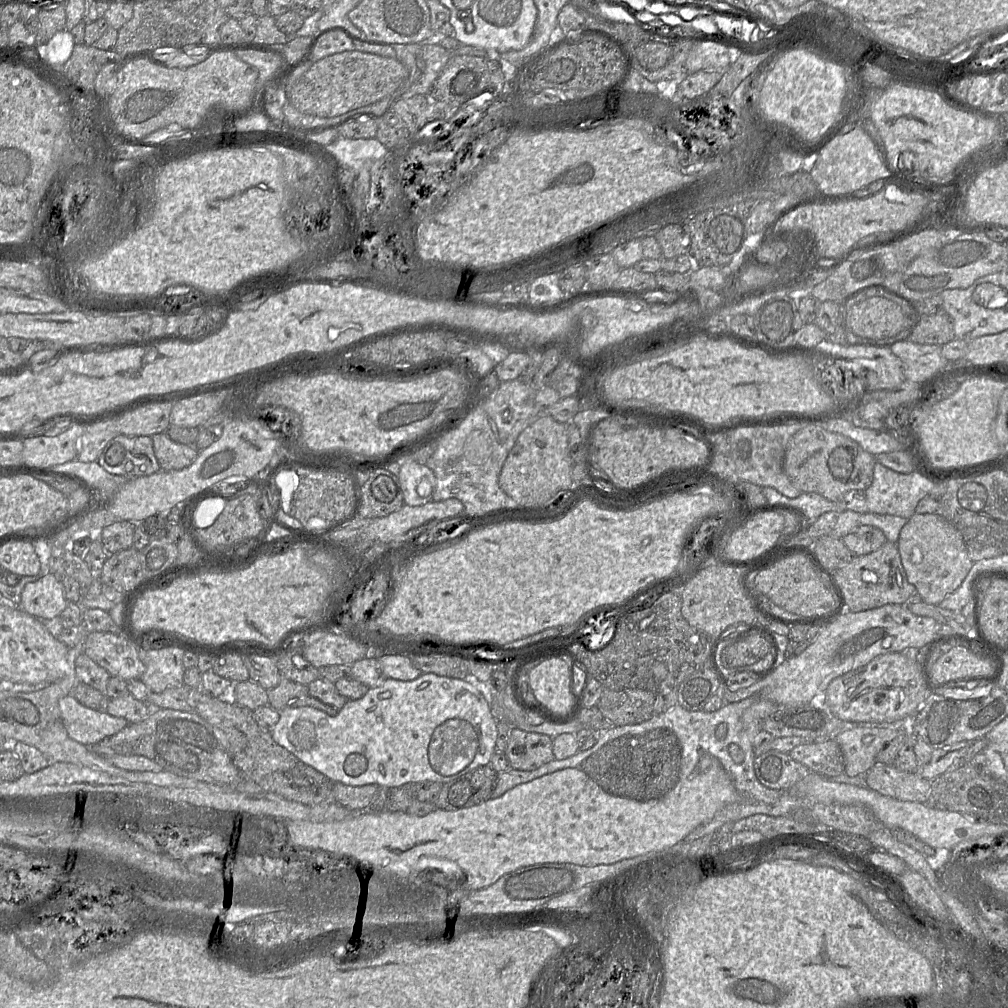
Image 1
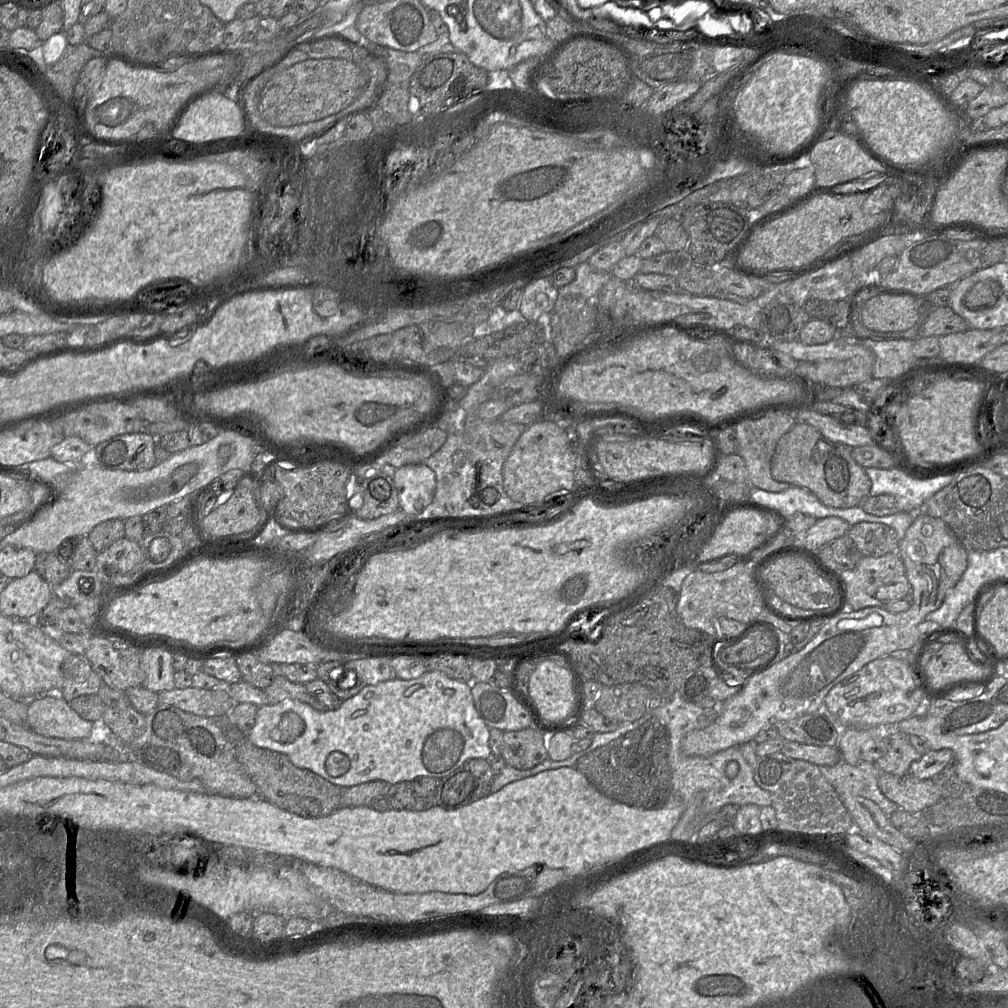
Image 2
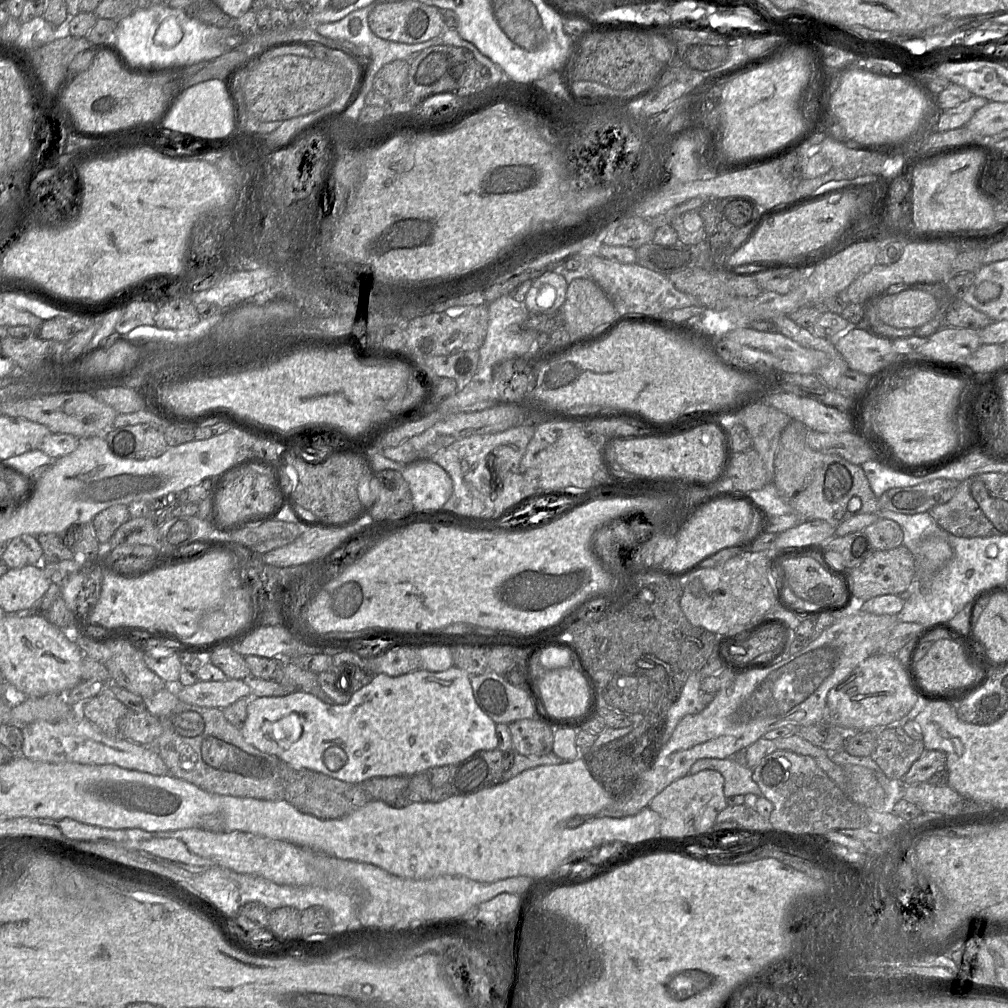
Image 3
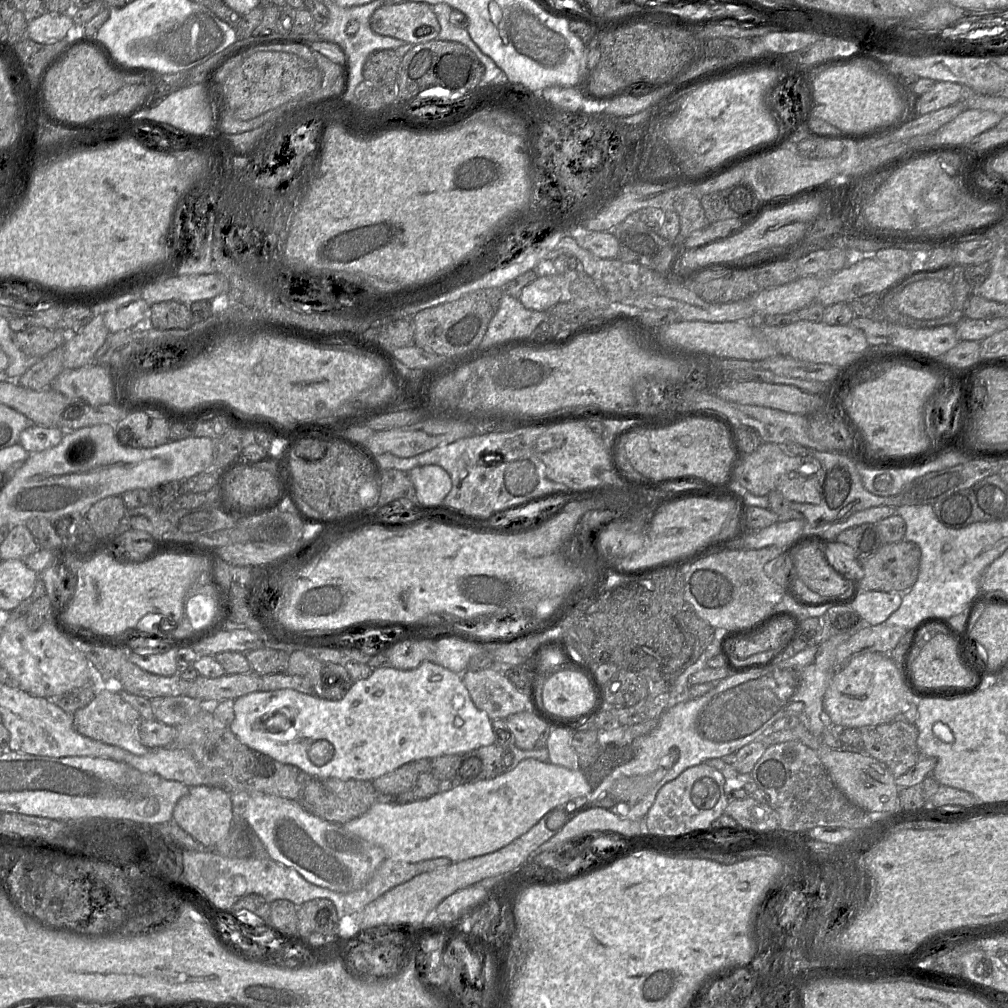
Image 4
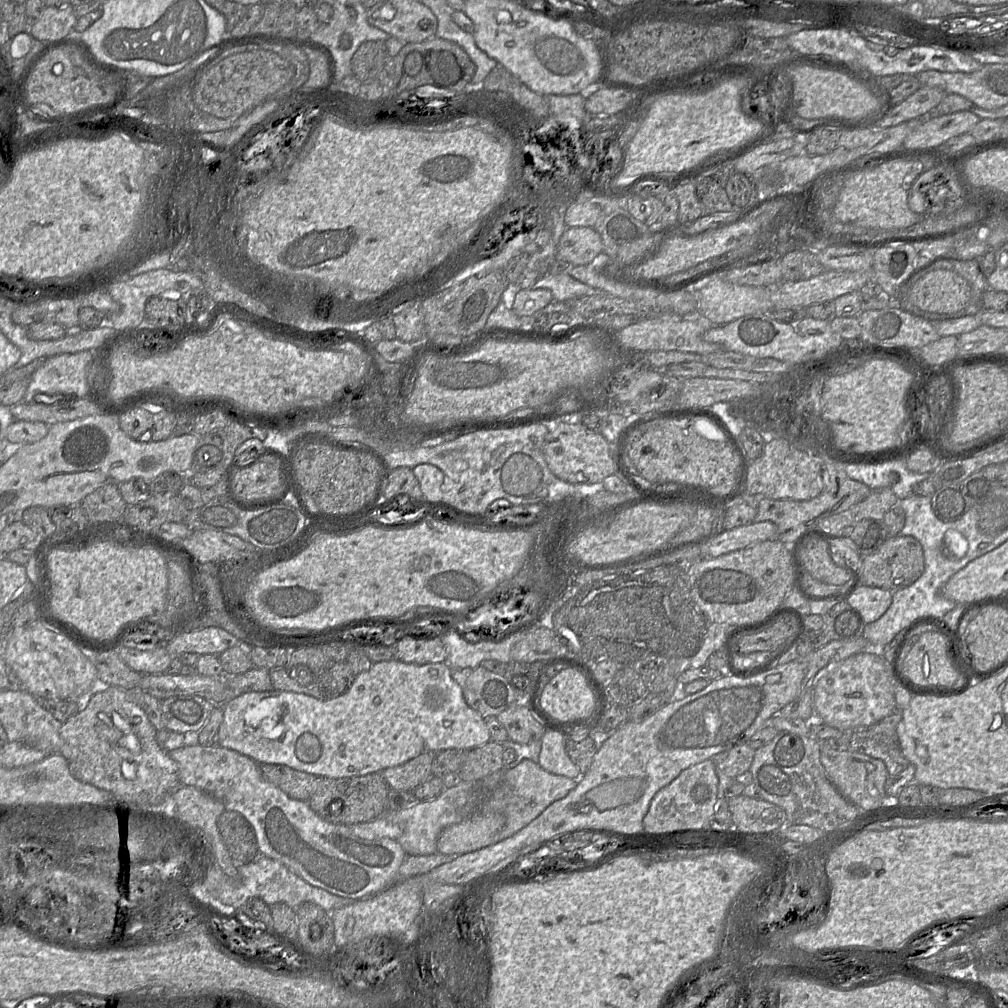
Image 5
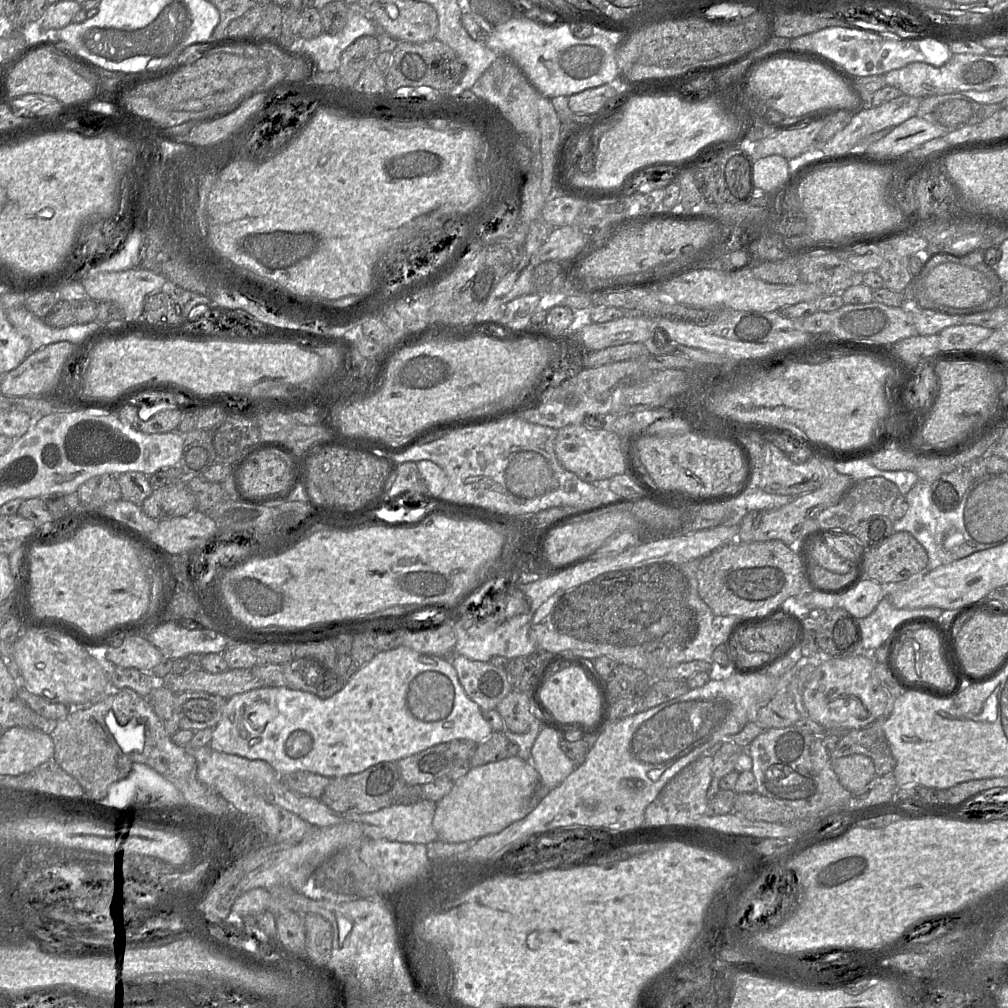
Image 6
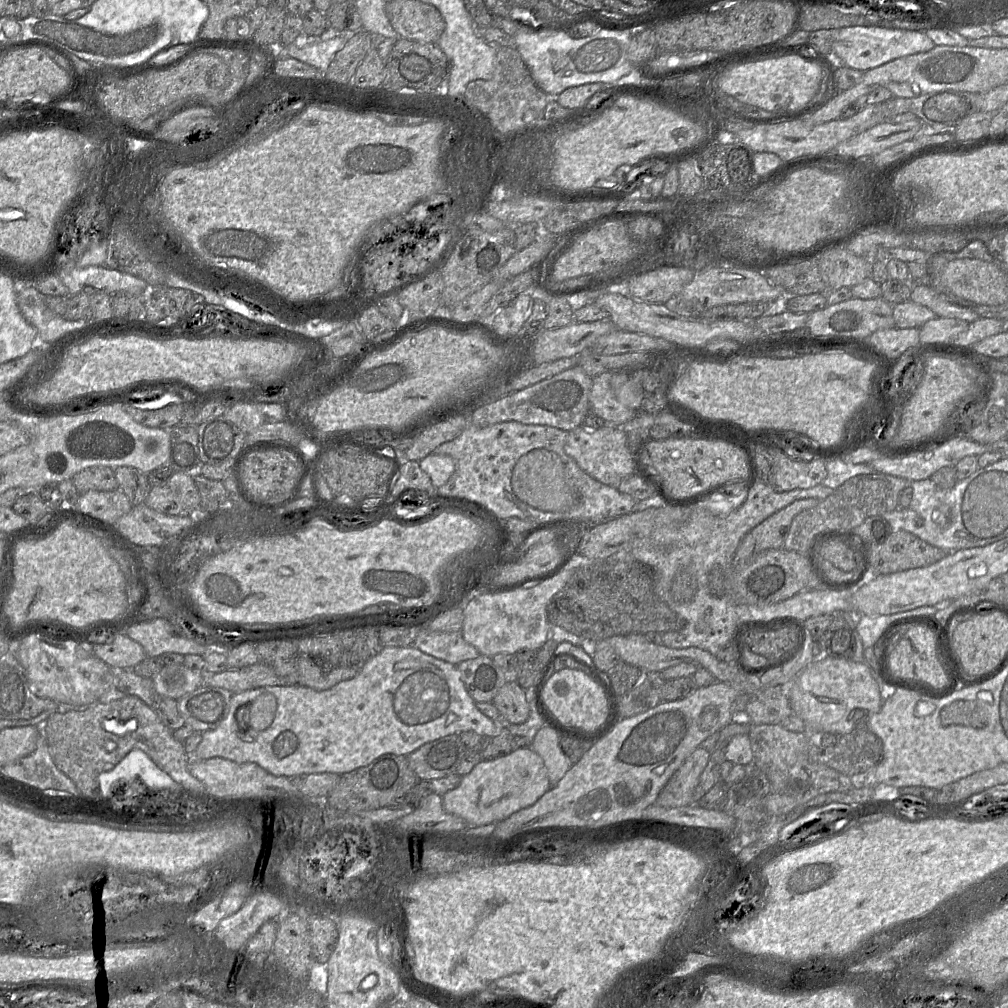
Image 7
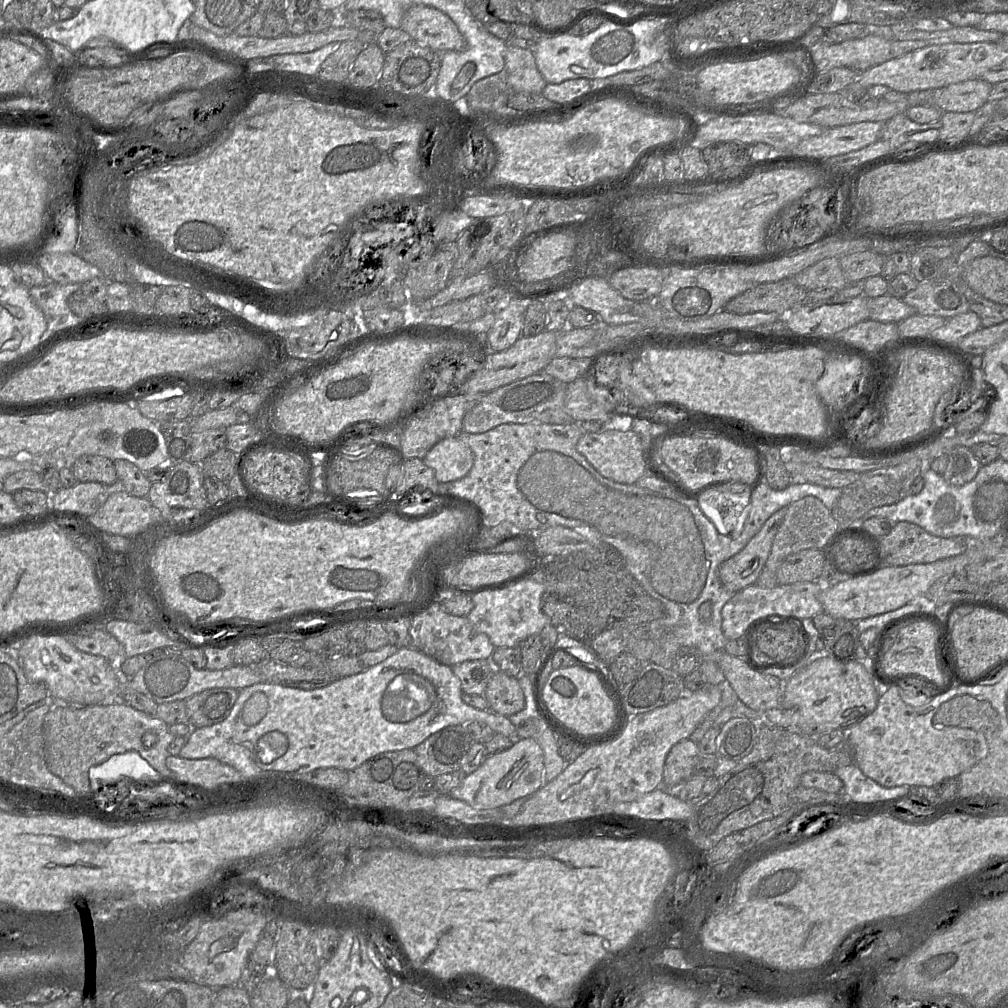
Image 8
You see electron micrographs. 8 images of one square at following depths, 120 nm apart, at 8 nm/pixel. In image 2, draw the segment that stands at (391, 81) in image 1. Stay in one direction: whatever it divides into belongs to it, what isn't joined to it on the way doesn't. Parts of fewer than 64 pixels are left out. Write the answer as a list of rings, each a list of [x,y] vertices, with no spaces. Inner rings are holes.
[[[308,59],[275,74],[264,86],[261,113],[276,126],[294,126],[321,120],[349,106],[367,86],[367,73],[352,61]]]

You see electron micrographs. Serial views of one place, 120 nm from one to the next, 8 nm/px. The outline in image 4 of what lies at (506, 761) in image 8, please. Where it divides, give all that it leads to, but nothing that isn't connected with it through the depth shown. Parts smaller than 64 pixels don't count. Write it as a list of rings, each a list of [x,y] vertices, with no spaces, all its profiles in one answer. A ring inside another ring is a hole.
[[[526,758],[513,770],[495,778],[460,784],[426,799],[406,804],[380,799],[365,814],[342,826],[382,848],[390,860],[413,863],[446,857],[459,862],[507,846],[555,807],[592,791],[581,769],[570,770]]]

